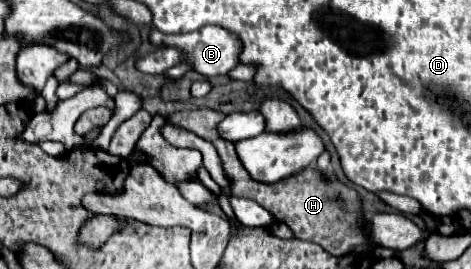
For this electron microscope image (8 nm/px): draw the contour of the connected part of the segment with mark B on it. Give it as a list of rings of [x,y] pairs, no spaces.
[[[208,25],[196,33],[184,33],[184,35],[166,35],[166,33],[160,33],[156,29],[152,29],[150,33],[150,39],[154,45],[168,45],[168,47],[176,47],[183,53],[185,60],[180,64],[166,71],[166,77],[170,81],[178,81],[189,70],[194,70],[206,78],[210,78],[216,75],[224,75],[228,71],[232,71],[238,63],[240,63],[240,49],[244,47],[240,43],[240,37],[236,37],[236,33],[220,27],[220,25]]]

